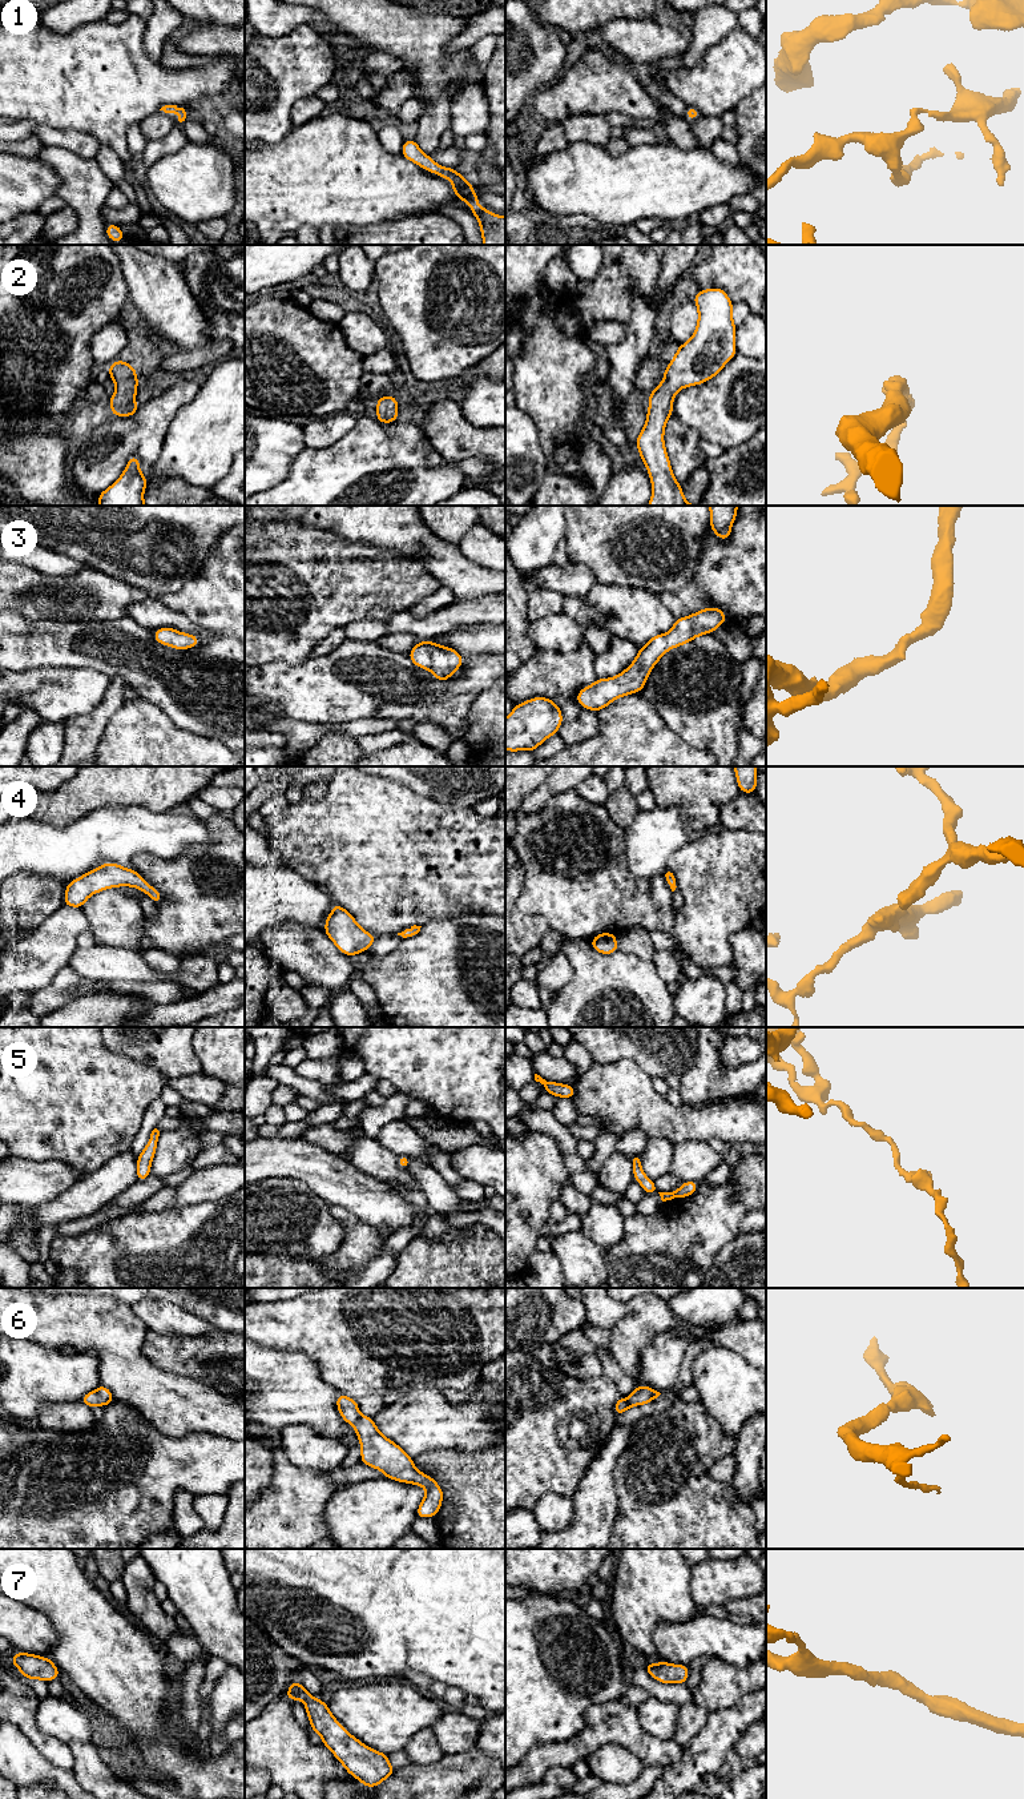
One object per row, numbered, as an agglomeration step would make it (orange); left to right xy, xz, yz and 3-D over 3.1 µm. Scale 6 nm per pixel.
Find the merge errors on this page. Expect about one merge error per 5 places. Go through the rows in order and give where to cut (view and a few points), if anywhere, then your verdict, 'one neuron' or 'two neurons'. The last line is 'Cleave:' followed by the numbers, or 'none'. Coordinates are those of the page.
1: no cut; one neuron
2: no cut; one neuron
3: no cut; one neuron
4: no cut; one neuron
5: no cut; one neuron
6: no cut; one neuron
7: no cut; one neuron
Cleave: none

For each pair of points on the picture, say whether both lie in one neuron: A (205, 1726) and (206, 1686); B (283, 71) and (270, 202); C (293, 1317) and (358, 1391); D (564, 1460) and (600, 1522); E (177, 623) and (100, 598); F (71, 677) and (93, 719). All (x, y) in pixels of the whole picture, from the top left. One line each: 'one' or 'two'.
A: one
B: two
C: one
D: two
E: two
F: two

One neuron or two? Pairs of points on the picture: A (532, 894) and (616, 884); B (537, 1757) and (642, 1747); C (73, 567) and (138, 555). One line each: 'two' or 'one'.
A: one
B: one
C: two

